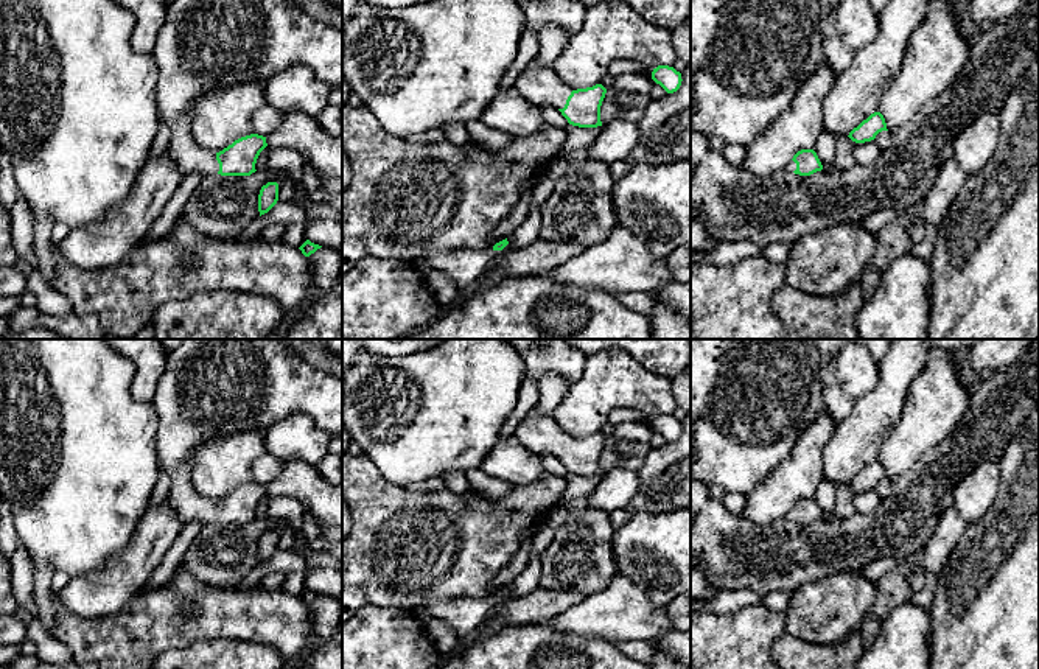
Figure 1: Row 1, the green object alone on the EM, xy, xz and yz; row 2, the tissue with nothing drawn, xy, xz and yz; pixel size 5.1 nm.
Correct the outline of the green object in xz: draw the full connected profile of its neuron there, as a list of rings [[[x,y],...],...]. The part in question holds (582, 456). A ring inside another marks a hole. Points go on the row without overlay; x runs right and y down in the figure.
[[[527,415],[516,428],[515,437],[532,453],[557,456],[572,475],[602,475],[600,454],[607,442],[602,433],[572,439],[552,415]]]

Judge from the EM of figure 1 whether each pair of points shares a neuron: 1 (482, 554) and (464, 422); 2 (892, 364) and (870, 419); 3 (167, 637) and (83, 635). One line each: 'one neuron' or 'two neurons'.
1: two neurons
2: one neuron
3: one neuron

